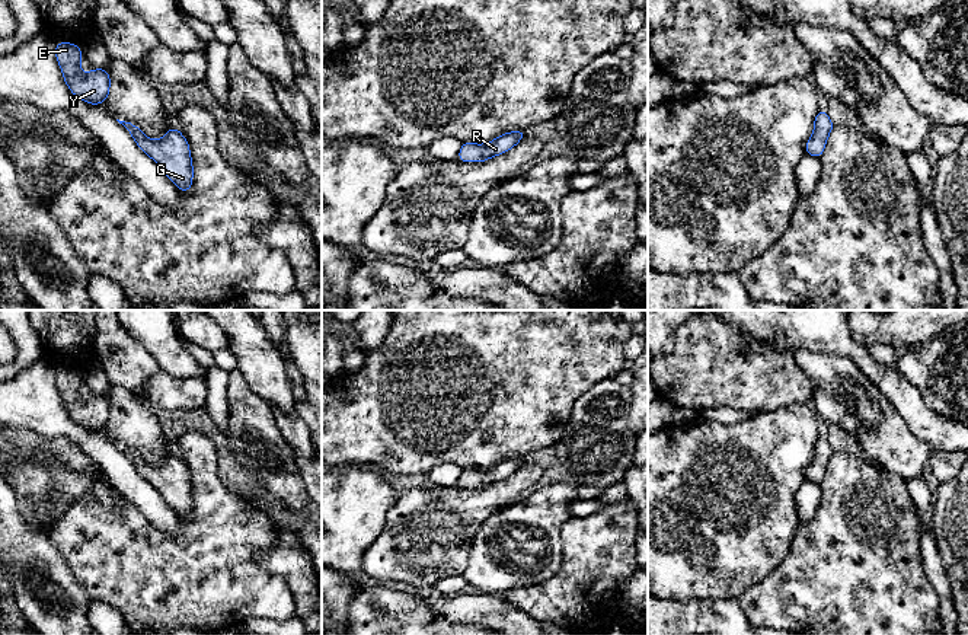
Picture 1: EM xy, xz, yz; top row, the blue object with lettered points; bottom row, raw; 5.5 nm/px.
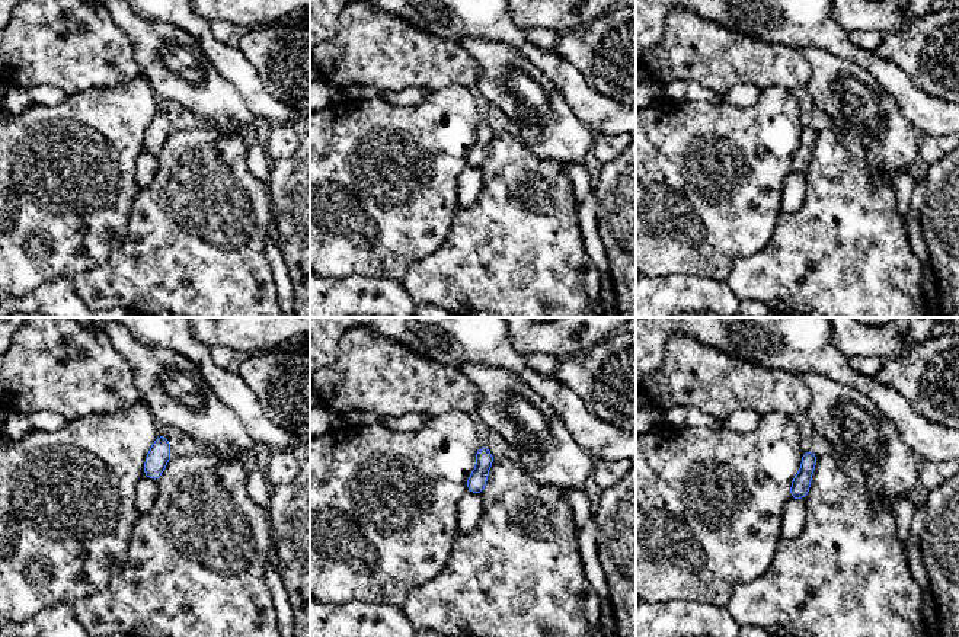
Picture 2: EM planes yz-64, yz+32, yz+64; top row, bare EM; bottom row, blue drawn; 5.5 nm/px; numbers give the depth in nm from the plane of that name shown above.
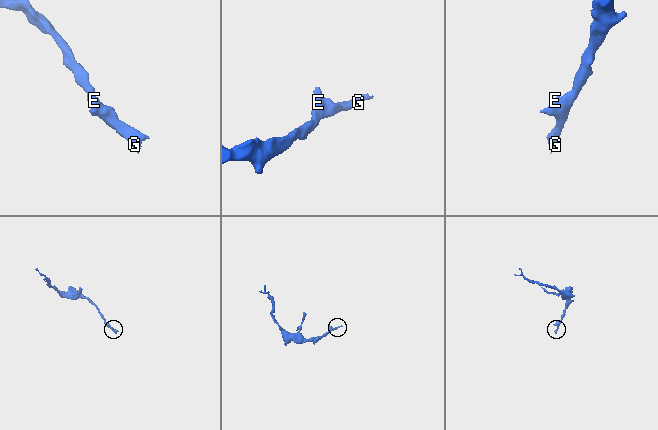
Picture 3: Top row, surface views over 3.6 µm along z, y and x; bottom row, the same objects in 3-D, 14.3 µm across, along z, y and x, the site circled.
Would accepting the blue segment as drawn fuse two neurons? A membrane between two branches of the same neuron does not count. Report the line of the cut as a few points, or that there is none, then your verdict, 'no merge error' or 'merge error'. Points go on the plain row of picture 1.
no cut; no merge error

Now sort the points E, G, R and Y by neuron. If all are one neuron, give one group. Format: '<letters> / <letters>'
E G R Y

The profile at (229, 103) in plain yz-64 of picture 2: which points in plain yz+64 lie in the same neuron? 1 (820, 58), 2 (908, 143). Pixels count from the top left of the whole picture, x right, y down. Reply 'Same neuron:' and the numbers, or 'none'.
Same neuron: 1, 2

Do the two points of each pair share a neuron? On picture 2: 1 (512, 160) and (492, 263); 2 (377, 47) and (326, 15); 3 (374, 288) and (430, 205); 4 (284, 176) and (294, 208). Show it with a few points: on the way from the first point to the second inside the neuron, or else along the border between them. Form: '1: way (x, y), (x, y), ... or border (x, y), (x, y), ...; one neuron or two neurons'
1: way (505, 186), (504, 237); one neuron
2: border (339, 15), (336, 34), (325, 41); two neurons
3: border (345, 278), (363, 275), (400, 281); two neurons
4: way (291, 183), (294, 186), (294, 201); one neuron

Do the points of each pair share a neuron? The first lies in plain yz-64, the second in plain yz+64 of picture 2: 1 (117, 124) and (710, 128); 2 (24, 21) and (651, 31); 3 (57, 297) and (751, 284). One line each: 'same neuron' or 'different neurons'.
1: same neuron
2: different neurons
3: different neurons

